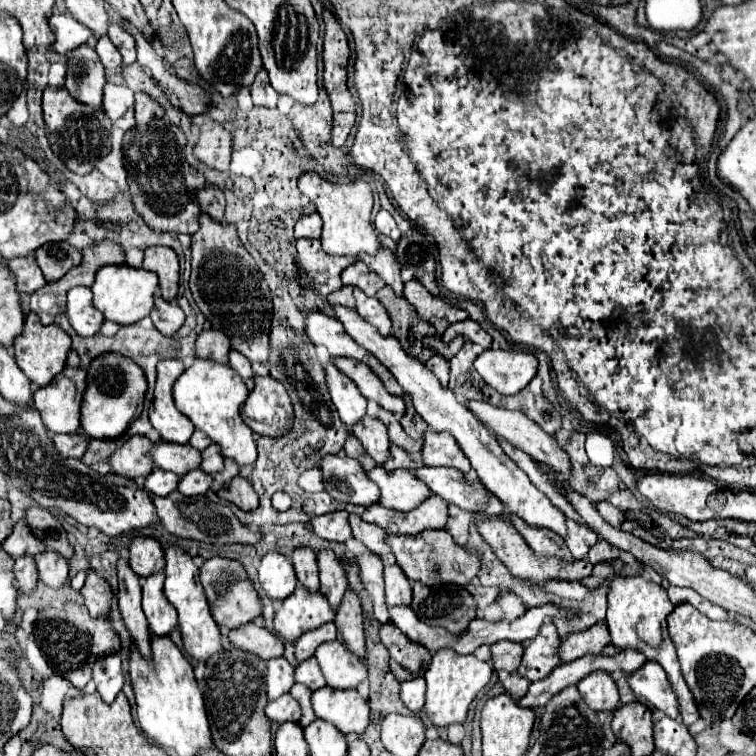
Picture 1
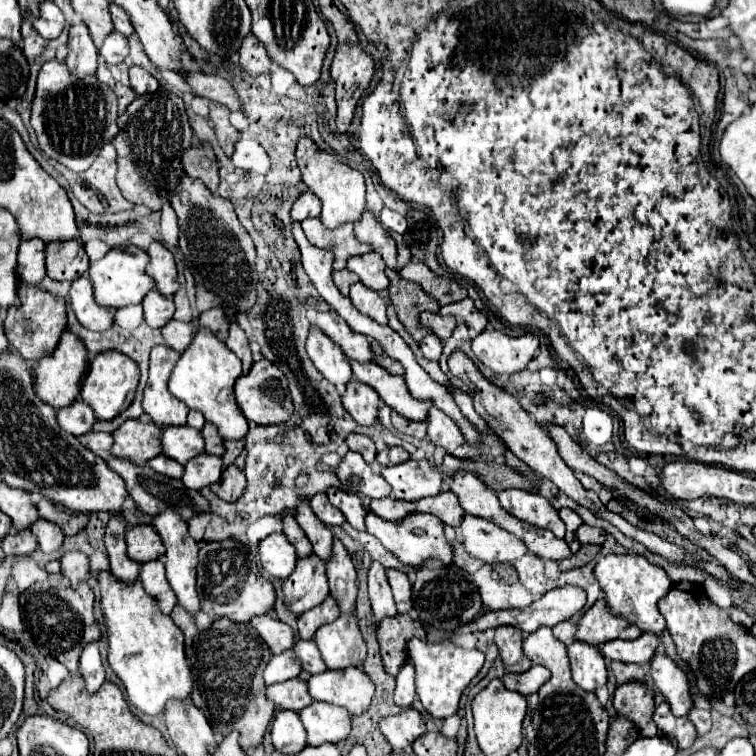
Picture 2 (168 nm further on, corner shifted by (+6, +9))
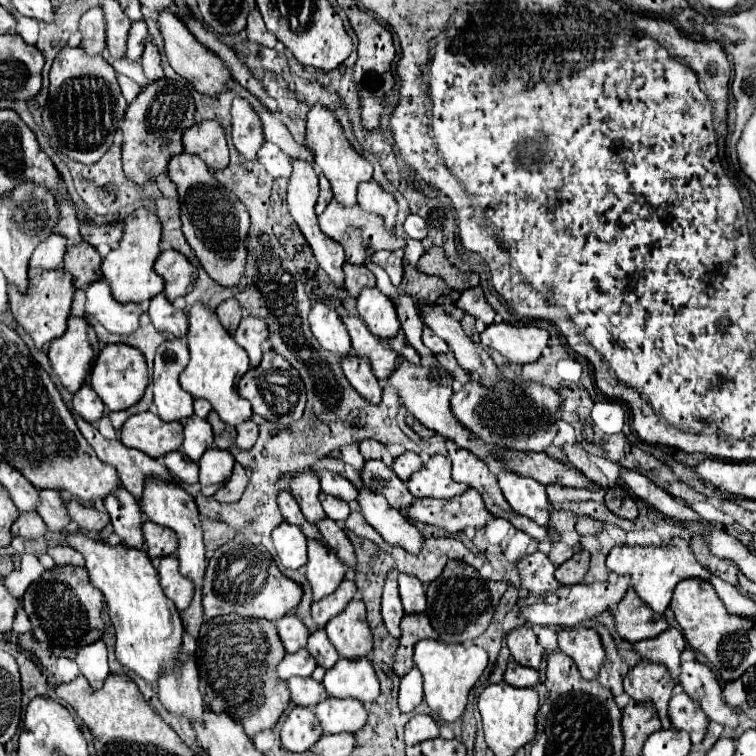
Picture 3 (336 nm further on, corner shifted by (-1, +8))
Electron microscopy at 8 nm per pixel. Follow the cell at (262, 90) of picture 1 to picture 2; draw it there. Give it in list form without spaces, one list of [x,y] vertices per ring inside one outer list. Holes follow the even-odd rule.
[[[250,32],[240,46],[240,66],[250,72],[252,76],[264,74],[270,70],[270,56],[264,48],[264,44],[260,44],[260,40],[256,40],[256,36]]]

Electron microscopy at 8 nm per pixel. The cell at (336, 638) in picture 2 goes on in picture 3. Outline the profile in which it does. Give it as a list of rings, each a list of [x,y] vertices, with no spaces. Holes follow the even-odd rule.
[[[353,599],[341,615],[333,617],[325,625],[325,631],[343,659],[363,659],[373,649],[371,629],[365,619],[365,605],[359,599]]]

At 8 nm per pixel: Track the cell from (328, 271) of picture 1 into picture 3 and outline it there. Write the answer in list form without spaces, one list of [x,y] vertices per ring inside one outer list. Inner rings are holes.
[[[331,201],[327,205],[327,209],[319,215],[319,227],[323,229],[323,233],[335,241],[339,241],[345,249],[345,257],[349,263],[353,265],[365,265],[365,257],[367,257],[367,249],[373,251],[395,251],[395,249],[403,249],[405,247],[405,239],[395,237],[393,233],[387,233],[383,229],[383,221],[377,215],[371,215],[363,209],[359,209],[359,205],[347,209],[341,207],[337,201]]]

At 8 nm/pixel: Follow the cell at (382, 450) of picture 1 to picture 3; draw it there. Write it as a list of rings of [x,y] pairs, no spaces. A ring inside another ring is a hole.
[[[349,355],[349,357],[343,357],[341,363],[343,363],[343,373],[345,373],[347,381],[351,383],[351,387],[363,399],[371,401],[373,405],[375,403],[381,403],[383,387],[379,385],[377,377],[371,373],[369,361],[363,359],[363,357],[357,357],[357,355]]]

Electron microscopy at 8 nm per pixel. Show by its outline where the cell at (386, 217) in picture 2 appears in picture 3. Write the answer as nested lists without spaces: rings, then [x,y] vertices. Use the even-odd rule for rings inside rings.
[[[409,215],[405,219],[405,223],[403,223],[403,229],[413,239],[419,239],[421,241],[423,237],[427,237],[427,225],[425,225],[425,221],[419,215]]]

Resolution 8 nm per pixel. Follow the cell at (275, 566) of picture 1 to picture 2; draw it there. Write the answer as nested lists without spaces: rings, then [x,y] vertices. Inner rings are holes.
[[[270,534],[260,542],[260,560],[266,574],[286,578],[296,568],[296,550],[284,534]]]

